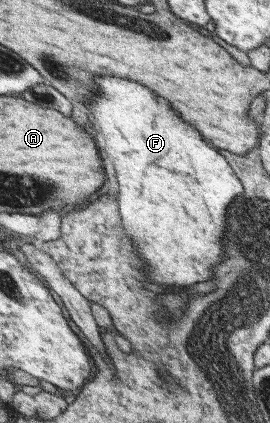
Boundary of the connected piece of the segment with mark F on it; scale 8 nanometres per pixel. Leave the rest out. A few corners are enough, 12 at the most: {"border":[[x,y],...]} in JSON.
{"border":[[94,77],[117,203],[163,285],[223,259],[244,192],[163,97]]}

